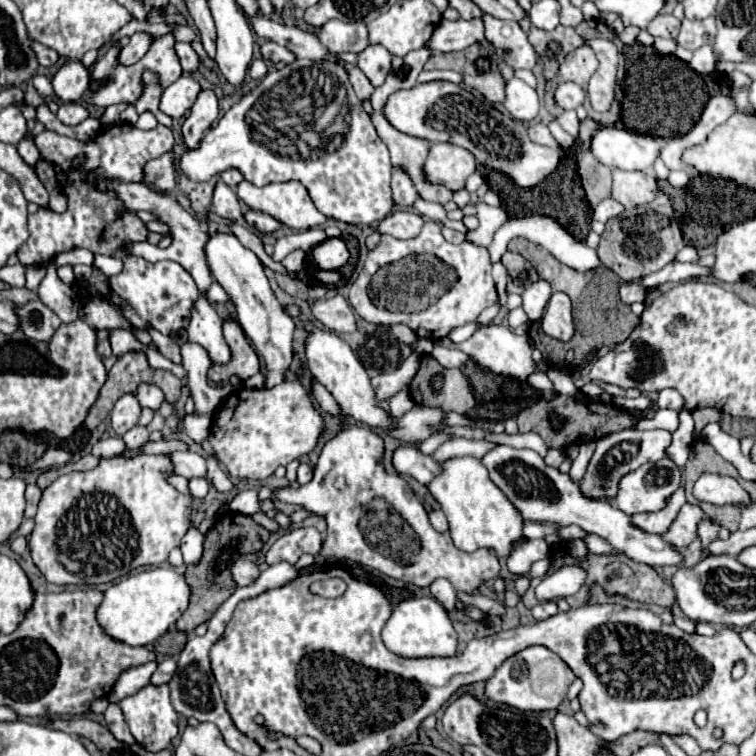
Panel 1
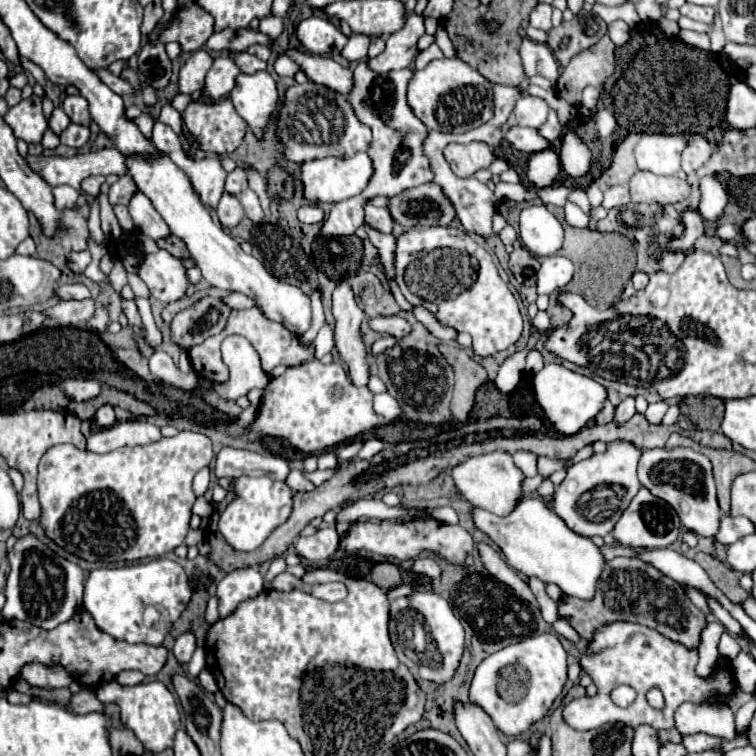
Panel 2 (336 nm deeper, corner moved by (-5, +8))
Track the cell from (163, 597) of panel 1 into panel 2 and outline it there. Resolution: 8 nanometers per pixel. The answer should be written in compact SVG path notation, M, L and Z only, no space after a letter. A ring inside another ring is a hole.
M152 559L118 569L94 569L84 583L84 607L92 613L96 625L122 641L162 645L172 623L182 615L192 597L192 587L186 571L172 559ZM148 607L160 607L162 615L154 623L146 621Z

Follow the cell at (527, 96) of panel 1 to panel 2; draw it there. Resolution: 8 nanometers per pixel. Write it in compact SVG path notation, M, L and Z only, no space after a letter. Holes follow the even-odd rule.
M520 97L514 105L514 115L518 125L526 125L526 127L542 127L548 119L548 105L544 99L540 97Z

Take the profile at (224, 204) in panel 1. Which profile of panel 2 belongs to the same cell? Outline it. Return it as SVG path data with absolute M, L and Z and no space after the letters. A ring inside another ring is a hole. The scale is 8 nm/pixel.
M224 193L224 195L222 195L216 213L218 213L220 223L226 225L226 227L238 225L240 219L244 217L244 209L242 209L238 197L236 197L236 195L230 195L230 193Z

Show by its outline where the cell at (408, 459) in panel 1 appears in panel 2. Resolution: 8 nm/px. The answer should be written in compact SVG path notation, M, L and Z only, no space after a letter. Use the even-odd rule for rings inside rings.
M492 451L492 453L482 453L474 455L450 469L450 475L454 479L454 485L458 491L472 503L478 505L490 513L496 515L508 515L512 511L512 505L516 505L516 497L522 493L520 491L520 481L522 481L522 471L516 467L512 461L512 455L506 451Z

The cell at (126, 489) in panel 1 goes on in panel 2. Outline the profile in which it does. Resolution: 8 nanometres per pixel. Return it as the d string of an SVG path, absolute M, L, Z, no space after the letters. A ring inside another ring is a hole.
M180 431L174 437L162 437L160 441L152 443L152 445L142 445L142 447L120 447L116 451L110 451L106 455L100 453L90 453L90 451L80 451L74 445L54 445L52 449L48 449L44 453L44 457L40 459L40 467L38 467L38 495L40 495L40 505L42 505L42 515L40 515L40 525L44 529L44 535L48 539L52 539L58 547L62 547L64 551L90 561L90 563L116 563L116 561L138 561L144 557L160 557L168 551L174 551L178 545L184 543L186 533L188 533L188 523L190 523L190 515L192 515L192 505L196 501L196 495L192 491L192 479L194 475L206 467L212 461L214 453L212 453L212 441L198 431Z

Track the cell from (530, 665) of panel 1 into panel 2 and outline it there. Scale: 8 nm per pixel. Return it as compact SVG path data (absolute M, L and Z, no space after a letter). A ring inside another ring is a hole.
M544 633L528 637L516 645L504 647L486 657L472 679L470 701L480 705L504 735L520 735L530 729L532 723L540 721L554 699L562 695L566 683L566 651L558 637Z

